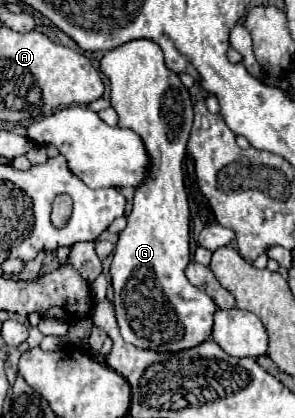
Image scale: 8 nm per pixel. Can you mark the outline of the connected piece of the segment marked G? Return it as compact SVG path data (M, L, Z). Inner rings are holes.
M131 40L123 46L113 48L101 60L101 72L111 82L111 106L115 108L119 128L131 128L145 144L149 154L149 168L145 180L135 188L133 212L127 216L127 226L119 234L113 262L111 262L111 278L113 278L113 302L117 312L117 322L121 328L123 340L135 344L143 350L153 352L179 352L187 348L195 348L203 344L203 340L211 340L215 302L195 288L185 278L185 268L191 262L189 250L189 204L183 182L183 158L189 140L189 132L193 126L193 106L187 88L181 84L179 76L167 70L163 62L163 52L155 42L149 40Z

